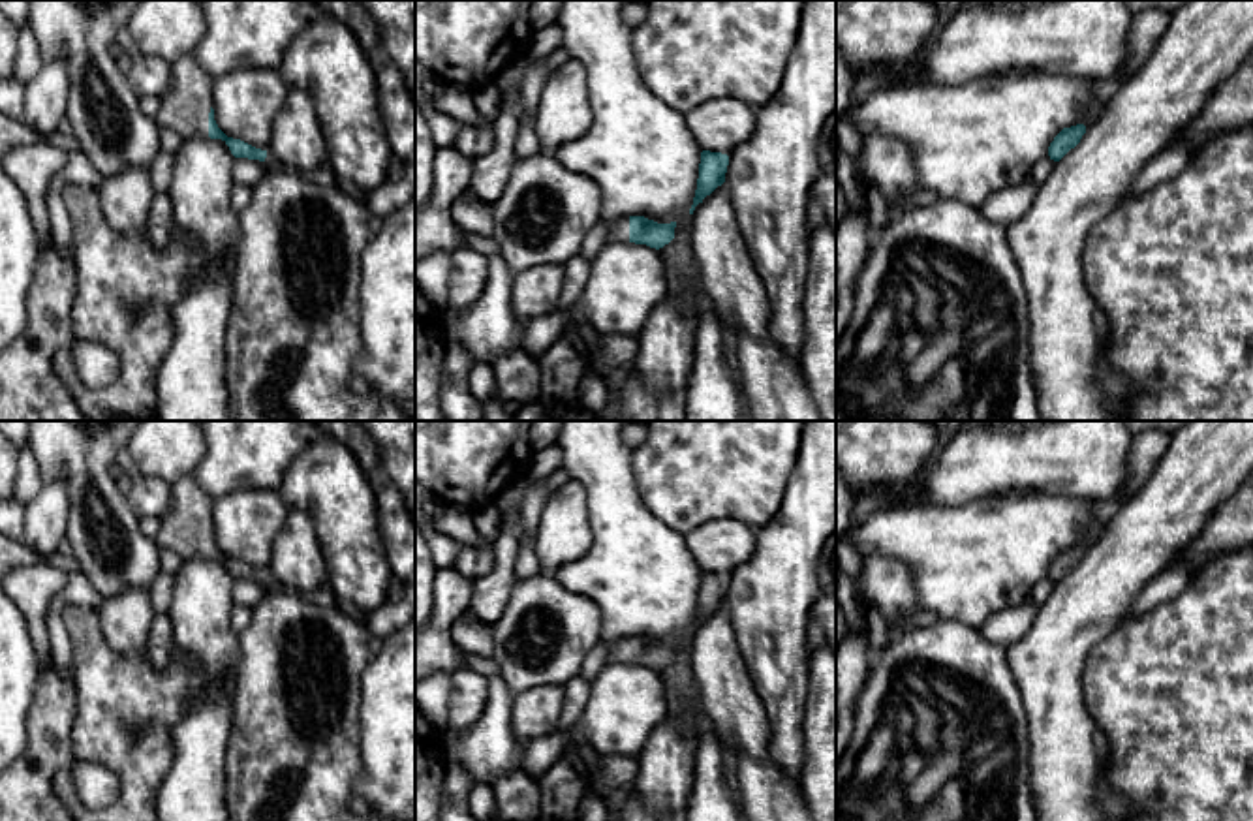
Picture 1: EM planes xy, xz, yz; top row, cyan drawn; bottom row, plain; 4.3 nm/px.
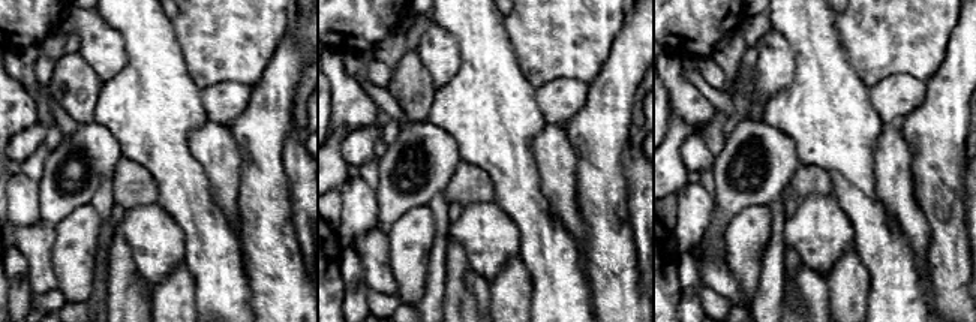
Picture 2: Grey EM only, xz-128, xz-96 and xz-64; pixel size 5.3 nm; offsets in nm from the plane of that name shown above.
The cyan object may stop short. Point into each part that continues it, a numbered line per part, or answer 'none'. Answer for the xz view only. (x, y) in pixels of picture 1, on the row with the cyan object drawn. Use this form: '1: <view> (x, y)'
1: xz (620, 230)

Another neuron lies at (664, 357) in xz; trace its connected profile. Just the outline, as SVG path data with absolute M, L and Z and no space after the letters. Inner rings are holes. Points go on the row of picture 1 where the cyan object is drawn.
M667 295L639 333L631 368L654 393L674 393L686 387L693 363L695 321Z

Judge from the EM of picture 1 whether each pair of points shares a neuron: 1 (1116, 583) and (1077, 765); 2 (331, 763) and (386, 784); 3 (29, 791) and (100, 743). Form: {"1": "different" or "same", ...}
{"1": "same", "2": "different", "3": "different"}

